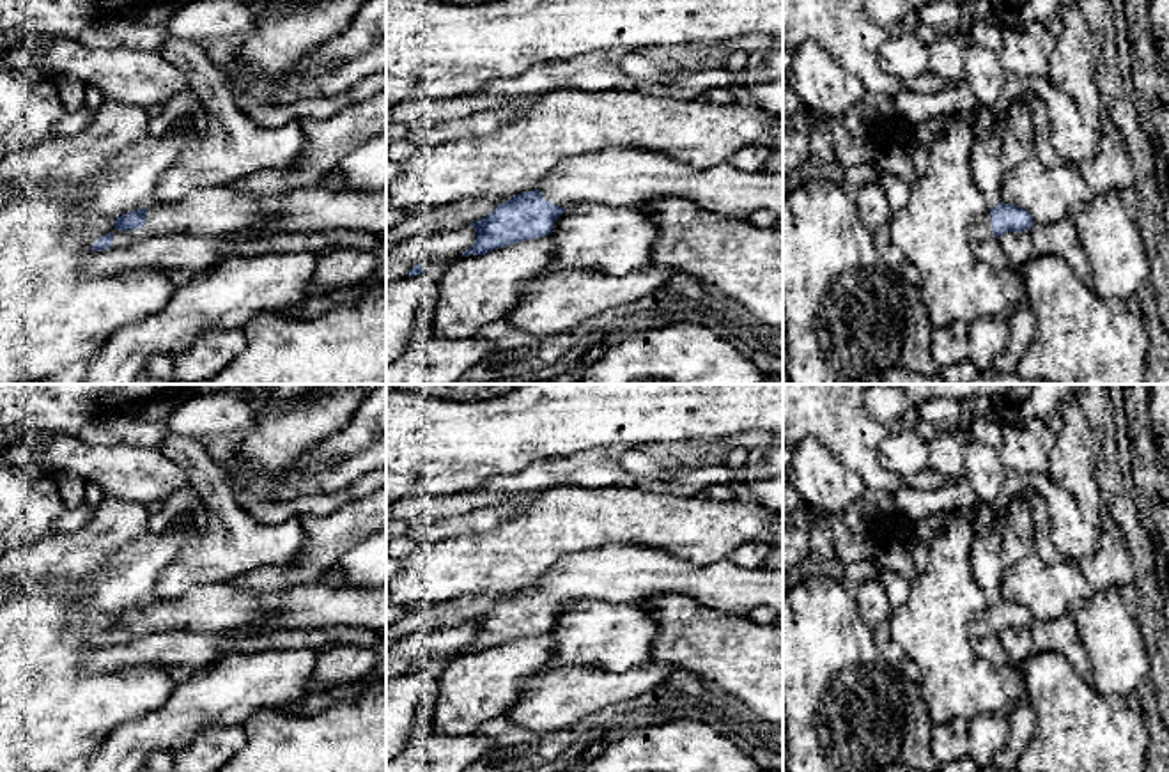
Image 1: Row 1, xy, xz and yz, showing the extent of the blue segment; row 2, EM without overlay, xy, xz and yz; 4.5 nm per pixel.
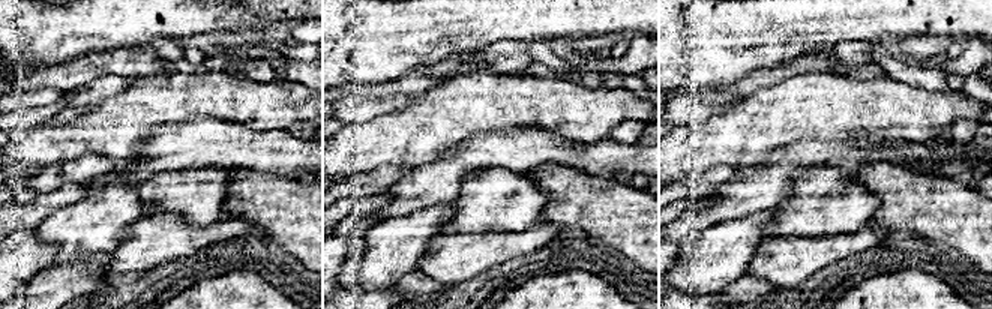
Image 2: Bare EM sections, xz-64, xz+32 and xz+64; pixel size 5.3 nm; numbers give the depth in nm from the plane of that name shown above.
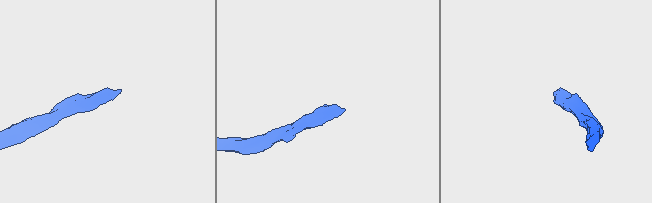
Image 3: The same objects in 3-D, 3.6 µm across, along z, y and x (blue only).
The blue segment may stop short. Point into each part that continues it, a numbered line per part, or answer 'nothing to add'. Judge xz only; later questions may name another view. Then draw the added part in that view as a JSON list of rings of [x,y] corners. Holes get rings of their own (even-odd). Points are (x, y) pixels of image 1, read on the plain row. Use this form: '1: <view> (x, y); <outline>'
1: xz (626, 572); [[[638,544],[604,545],[570,554],[537,586],[560,604],[586,600],[639,604],[657,595],[682,595],[733,614],[749,614],[760,606],[783,611],[783,570],[746,568],[733,558],[694,565]]]

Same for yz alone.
1: yz (982, 625); [[[990,606],[985,611],[974,614],[971,621],[971,630],[972,630],[972,637],[978,641],[995,634],[992,625],[992,616],[990,616]]]

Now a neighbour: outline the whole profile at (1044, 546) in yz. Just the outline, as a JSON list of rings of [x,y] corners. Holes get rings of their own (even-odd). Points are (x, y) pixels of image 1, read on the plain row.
[[[1027,487],[1020,490],[1020,496],[1029,503],[1034,517],[1034,552],[1047,563],[1063,563],[1063,556],[1057,552],[1050,538],[1052,524],[1045,499]]]

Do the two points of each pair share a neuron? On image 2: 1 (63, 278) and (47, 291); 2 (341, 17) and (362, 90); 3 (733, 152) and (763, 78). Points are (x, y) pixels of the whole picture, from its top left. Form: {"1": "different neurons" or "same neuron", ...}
{"1": "same neuron", "2": "different neurons", "3": "different neurons"}

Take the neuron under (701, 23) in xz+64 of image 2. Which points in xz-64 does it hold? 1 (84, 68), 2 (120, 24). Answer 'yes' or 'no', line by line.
1: no
2: yes

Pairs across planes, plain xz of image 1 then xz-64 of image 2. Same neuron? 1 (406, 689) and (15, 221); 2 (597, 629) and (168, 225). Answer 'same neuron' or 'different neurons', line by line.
1: different neurons
2: different neurons

